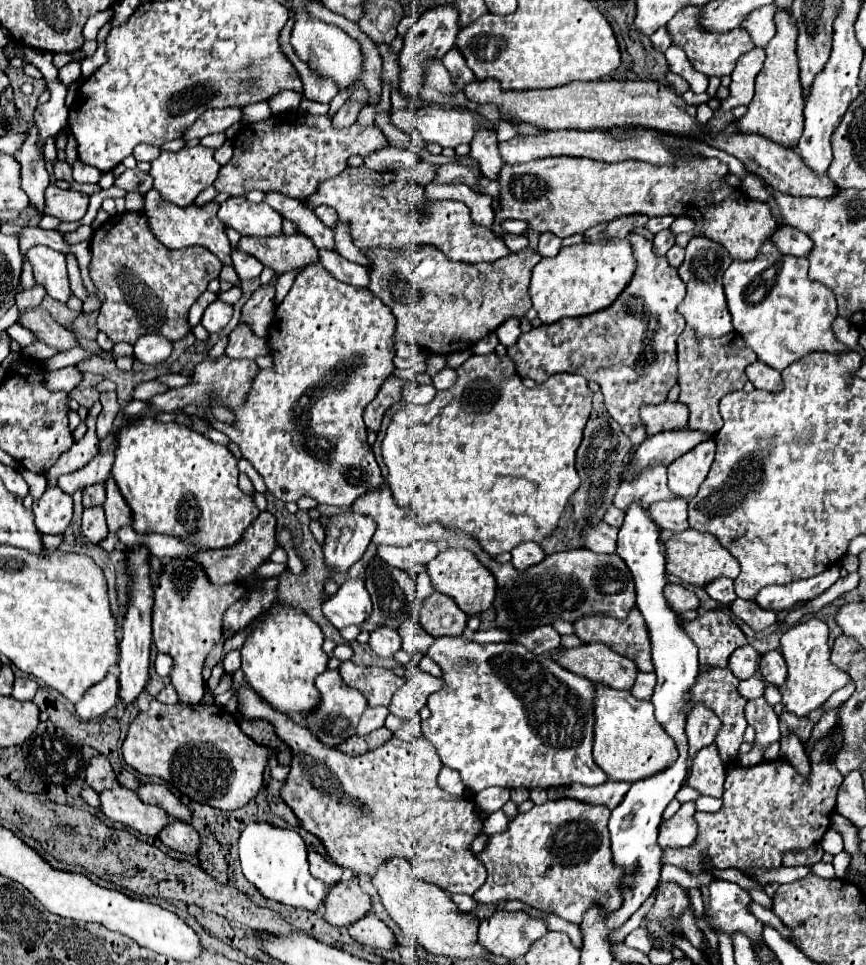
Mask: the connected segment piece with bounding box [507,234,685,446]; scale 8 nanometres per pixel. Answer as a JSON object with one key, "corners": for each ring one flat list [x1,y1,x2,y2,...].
{"corners":[[639,234,627,238,633,244,639,268,613,308,581,316,579,320,559,320,559,324,531,328,519,336,517,344,507,348,507,356,515,362,515,370,521,378,531,378,537,384,543,384,549,376,559,372,581,374,587,380,595,380,605,396,609,416,621,426,633,446,639,446,647,440,639,408,643,404,665,402,669,390,677,384,675,340,685,328,677,304,685,296,685,284,665,256,651,252,647,238]]}

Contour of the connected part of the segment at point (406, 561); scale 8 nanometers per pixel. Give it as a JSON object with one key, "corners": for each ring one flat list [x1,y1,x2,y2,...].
{"corners":[[413,542,409,546,379,546,377,558,387,562,389,566,409,570,415,566,425,566,439,552,441,550,435,542]]}

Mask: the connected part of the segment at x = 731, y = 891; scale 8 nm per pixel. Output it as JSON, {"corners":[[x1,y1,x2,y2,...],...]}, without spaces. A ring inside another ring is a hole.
{"corners":[[715,880,709,884,711,906,705,910,707,922,715,928,719,926,725,934,733,936,735,932,743,932,753,940,753,948,757,948,755,938,761,938,763,922,759,922,749,910,747,904,751,902,749,894,739,888,737,884]]}

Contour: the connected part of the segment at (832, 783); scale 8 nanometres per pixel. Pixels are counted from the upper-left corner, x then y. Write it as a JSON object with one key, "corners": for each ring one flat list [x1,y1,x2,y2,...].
{"corners":[[833,728,819,738,809,750,809,778,801,776,785,758,771,762,763,760,753,768,747,768,739,762,729,762,721,810,715,813,697,812,695,820,699,824,699,834,695,842,687,848,667,848,663,864,679,866,689,874,701,874,705,872,701,854,709,854,711,862,719,870,779,868,785,852,817,844,831,826,835,796,843,782,843,776,829,760,839,752,841,746,843,736,839,728]]}

